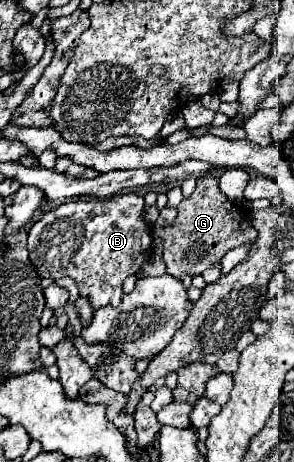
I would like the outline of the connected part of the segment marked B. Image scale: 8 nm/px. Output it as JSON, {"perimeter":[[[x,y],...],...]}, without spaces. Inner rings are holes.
{"perimeter":[[[117,194],[109,200],[67,200],[47,210],[29,230],[29,260],[41,278],[73,278],[93,310],[119,306],[123,280],[151,256],[153,234],[143,220],[143,198]]]}

